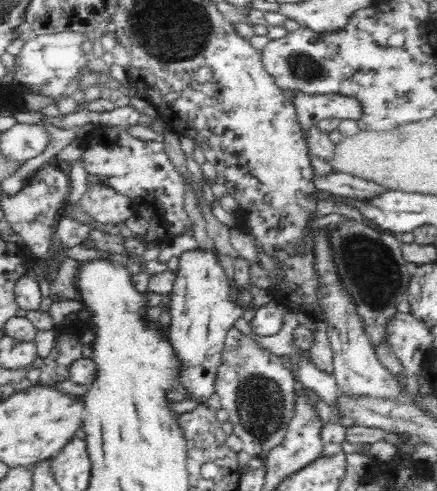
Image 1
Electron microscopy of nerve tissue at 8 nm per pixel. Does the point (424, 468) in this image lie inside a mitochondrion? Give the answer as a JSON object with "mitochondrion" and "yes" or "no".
{"mitochondrion":"no"}

